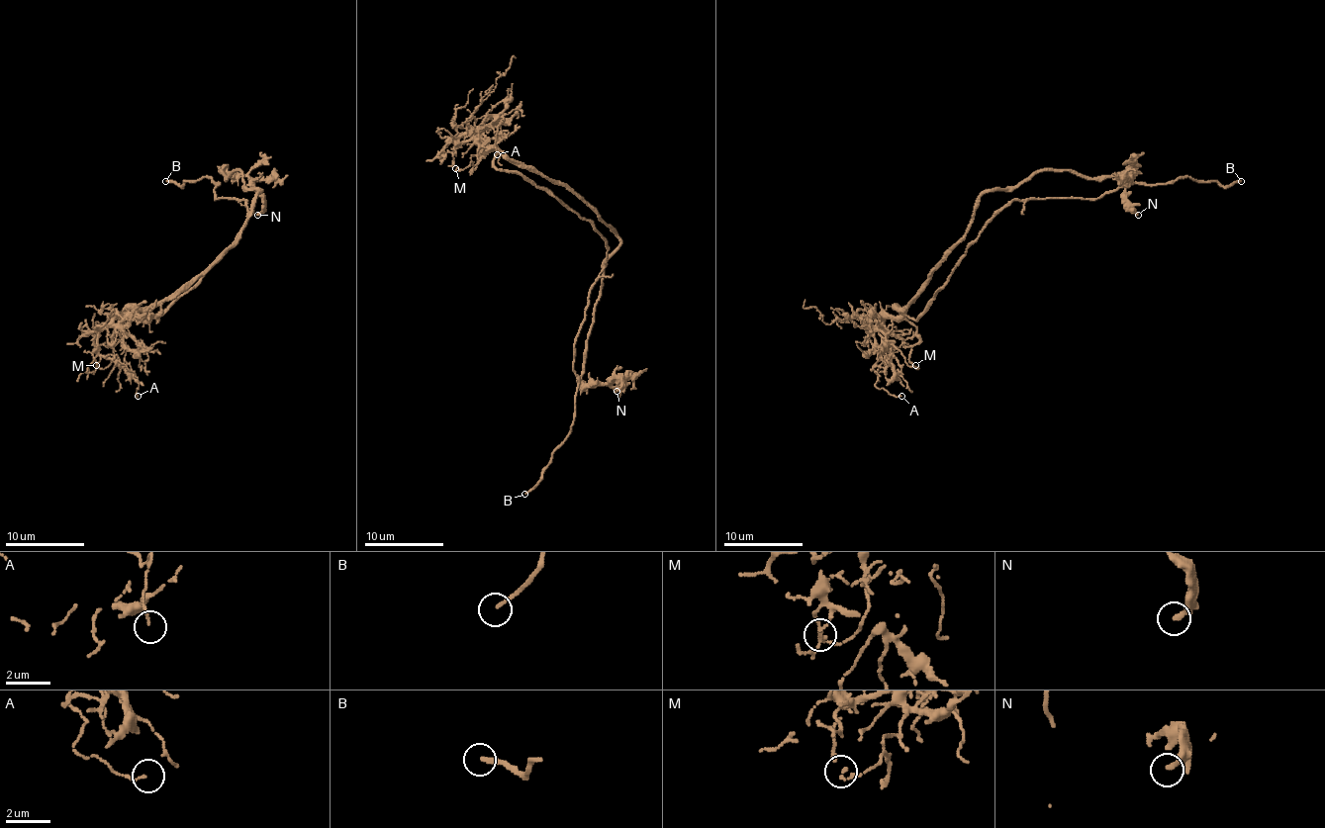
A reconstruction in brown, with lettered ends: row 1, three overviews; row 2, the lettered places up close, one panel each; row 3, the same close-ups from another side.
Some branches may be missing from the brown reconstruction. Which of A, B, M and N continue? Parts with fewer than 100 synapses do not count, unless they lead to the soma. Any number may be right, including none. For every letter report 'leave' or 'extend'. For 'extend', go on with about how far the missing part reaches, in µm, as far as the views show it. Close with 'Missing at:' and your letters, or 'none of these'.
A: leave
B: extend; about 9 µm are missing
M: leave
N: leave
Missing at: B

